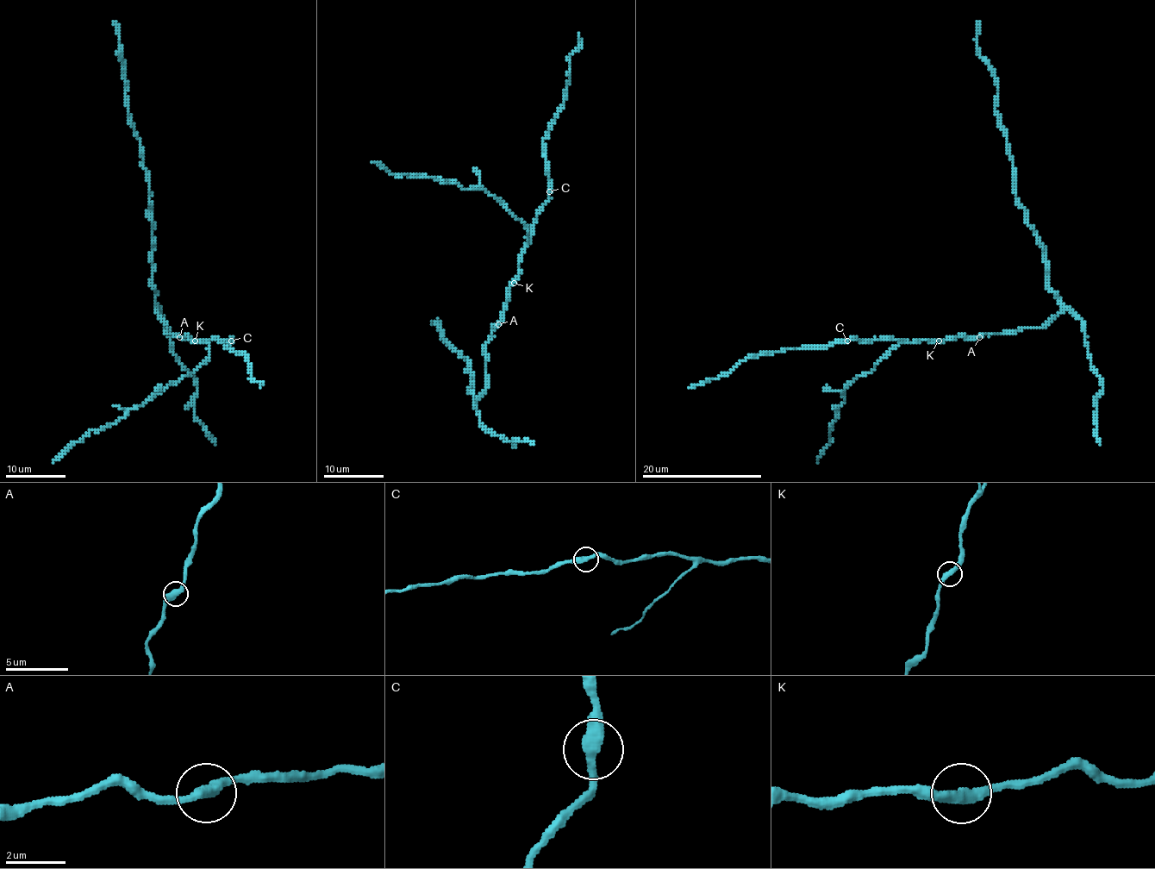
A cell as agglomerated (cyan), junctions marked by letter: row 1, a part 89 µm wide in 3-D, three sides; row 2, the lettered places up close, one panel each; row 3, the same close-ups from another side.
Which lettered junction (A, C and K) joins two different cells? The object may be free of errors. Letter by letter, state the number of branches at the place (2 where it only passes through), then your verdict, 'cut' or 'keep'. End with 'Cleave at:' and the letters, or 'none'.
A: 2 | keep
C: 2 | keep
K: 2 | keep
Cleave at: none

